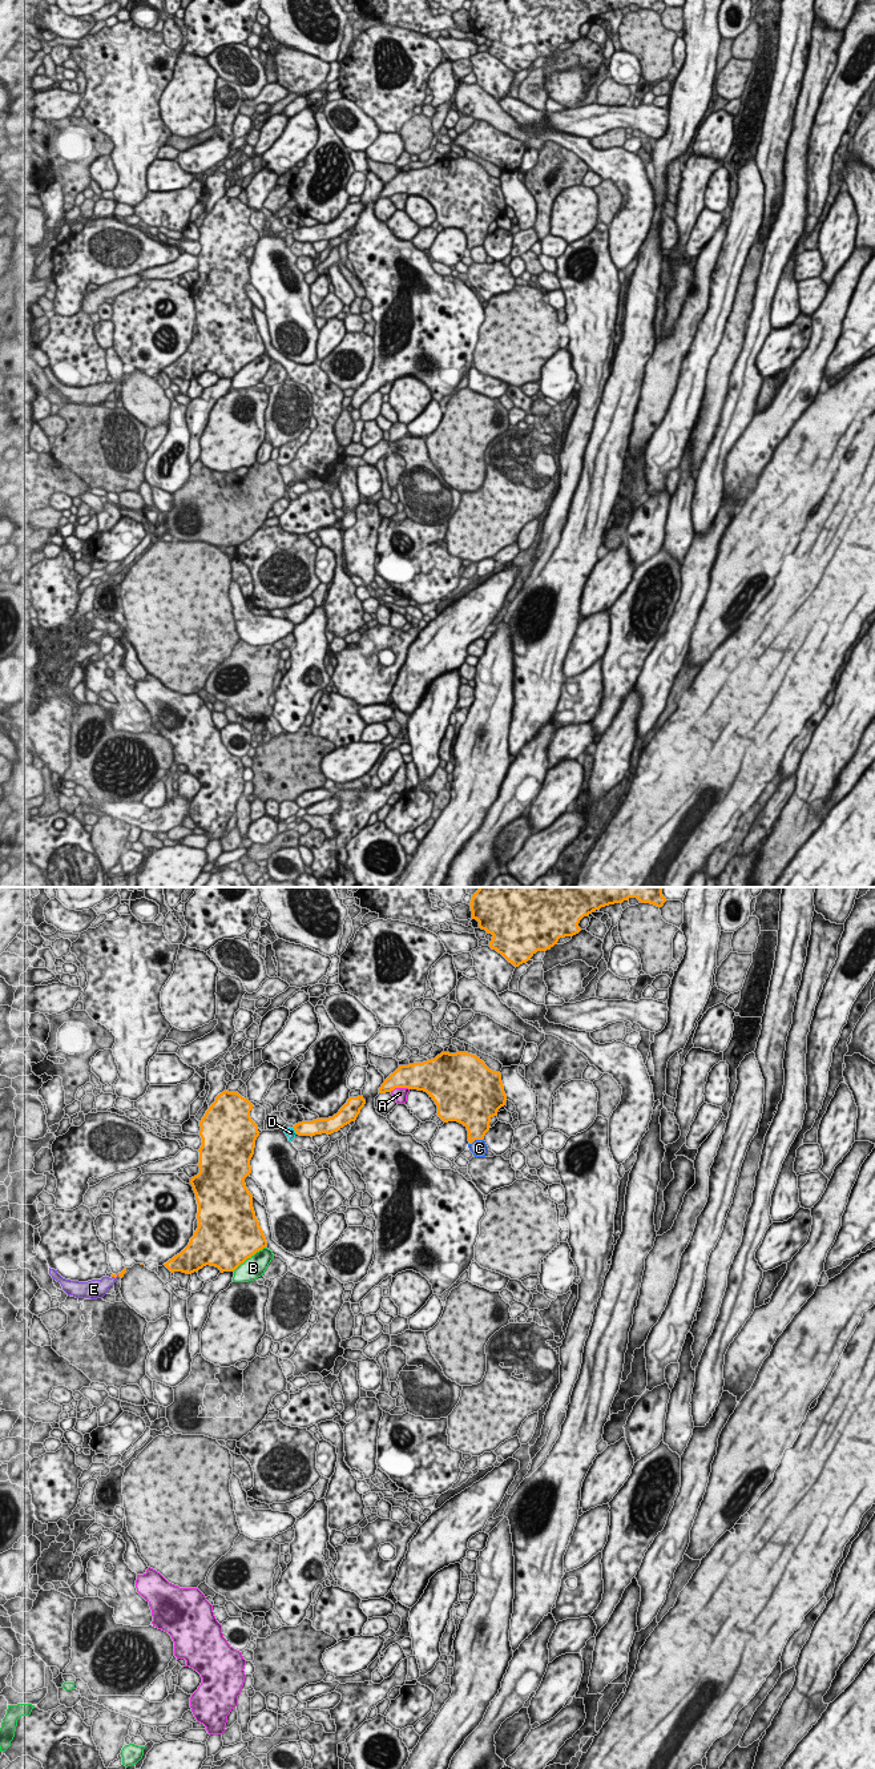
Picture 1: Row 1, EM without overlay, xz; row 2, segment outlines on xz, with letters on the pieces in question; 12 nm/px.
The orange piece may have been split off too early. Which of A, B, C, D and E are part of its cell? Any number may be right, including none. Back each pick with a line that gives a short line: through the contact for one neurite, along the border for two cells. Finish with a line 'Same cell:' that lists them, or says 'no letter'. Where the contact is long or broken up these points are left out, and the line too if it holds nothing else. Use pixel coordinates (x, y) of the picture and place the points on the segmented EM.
E: line xz (115, 1276), (115, 1277), (97, 1288)
Same cell: E

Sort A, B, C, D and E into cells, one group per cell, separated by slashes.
A / B / C / D / E

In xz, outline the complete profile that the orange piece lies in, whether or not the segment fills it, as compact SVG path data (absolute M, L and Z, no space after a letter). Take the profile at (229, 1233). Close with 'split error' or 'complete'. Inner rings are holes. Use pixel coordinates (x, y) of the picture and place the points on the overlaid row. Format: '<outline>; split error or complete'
M223 1091L199 1121L199 1173L190 1180L198 1204L198 1228L189 1245L164 1264L172 1273L191 1274L206 1265L218 1268L221 1273L234 1272L267 1246L253 1208L253 1194L245 1184L251 1173L250 1160L259 1136L258 1125L250 1117L251 1109L253 1104L238 1092Z; complete

